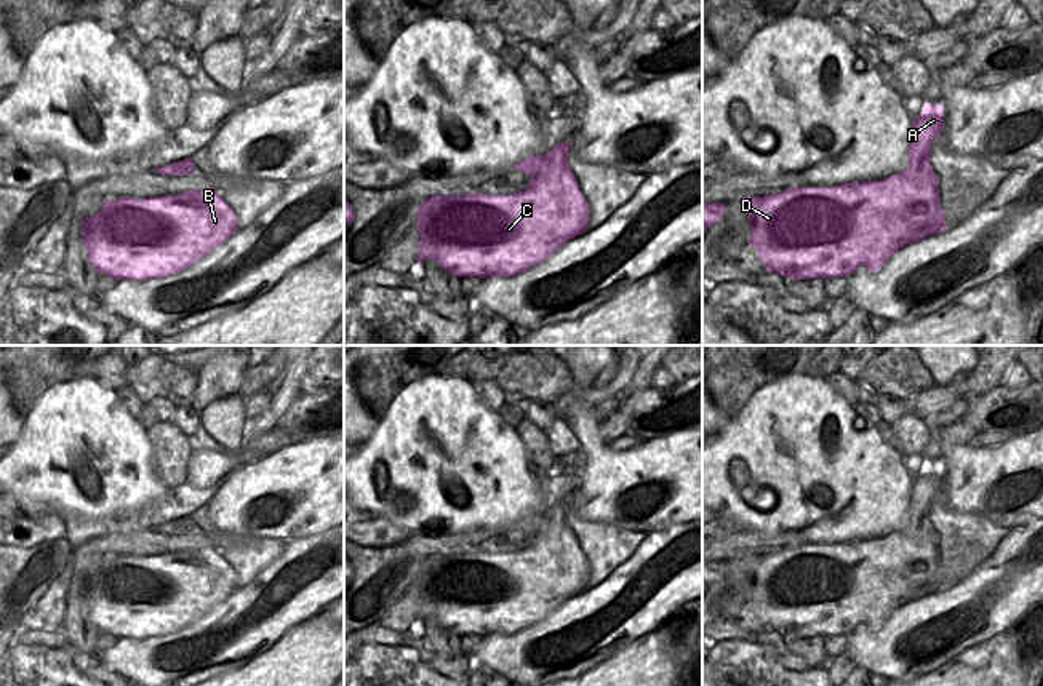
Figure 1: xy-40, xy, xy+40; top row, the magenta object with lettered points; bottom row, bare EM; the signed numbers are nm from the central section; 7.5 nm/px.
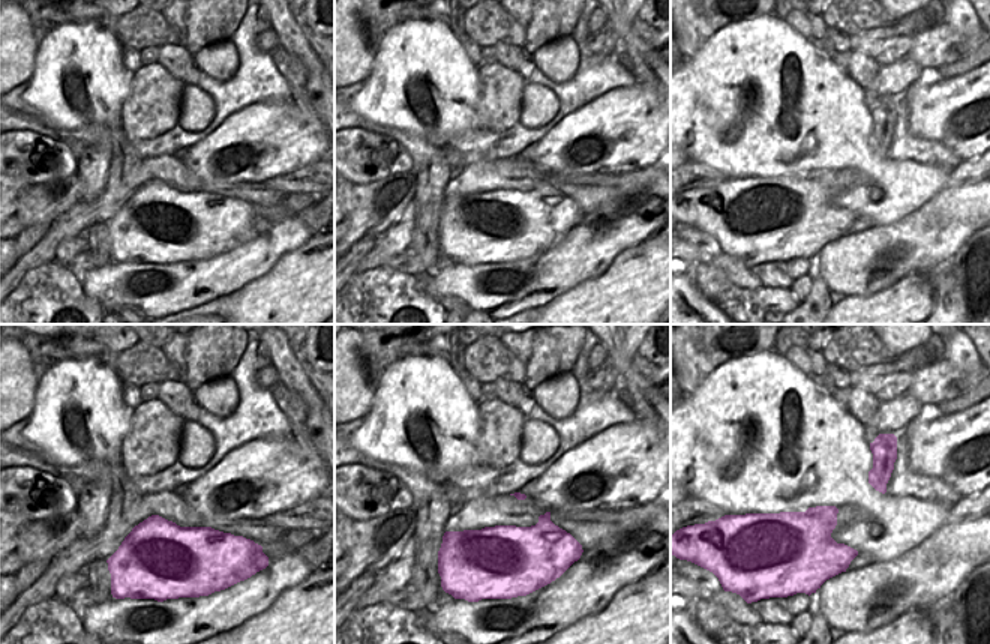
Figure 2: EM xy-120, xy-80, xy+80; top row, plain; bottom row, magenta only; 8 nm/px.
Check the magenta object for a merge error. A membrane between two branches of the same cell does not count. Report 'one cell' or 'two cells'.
one cell

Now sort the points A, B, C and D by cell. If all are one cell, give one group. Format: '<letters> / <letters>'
A B C D

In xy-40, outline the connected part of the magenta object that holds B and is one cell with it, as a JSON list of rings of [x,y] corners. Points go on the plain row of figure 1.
[[[214,545],[146,558],[120,555],[107,560],[104,556],[101,571],[80,580],[88,619],[98,632],[106,632],[117,640],[171,635],[203,617],[238,588],[235,571]]]

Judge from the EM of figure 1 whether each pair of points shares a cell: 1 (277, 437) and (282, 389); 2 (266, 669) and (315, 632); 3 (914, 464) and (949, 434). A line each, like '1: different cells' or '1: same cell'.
1: different cells
2: same cell
3: same cell

